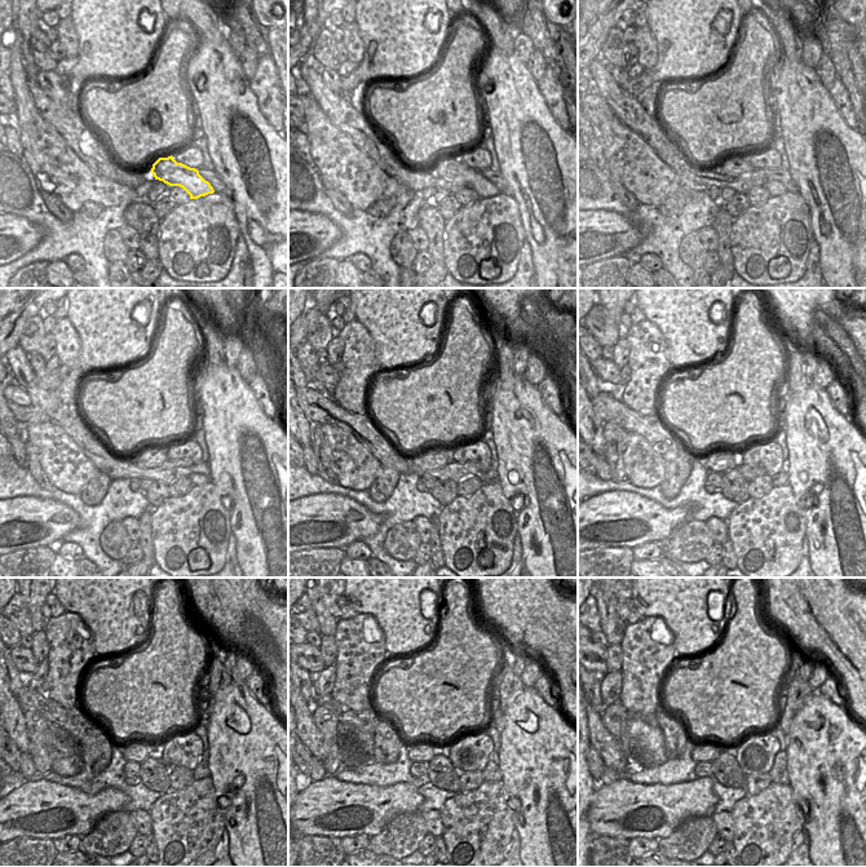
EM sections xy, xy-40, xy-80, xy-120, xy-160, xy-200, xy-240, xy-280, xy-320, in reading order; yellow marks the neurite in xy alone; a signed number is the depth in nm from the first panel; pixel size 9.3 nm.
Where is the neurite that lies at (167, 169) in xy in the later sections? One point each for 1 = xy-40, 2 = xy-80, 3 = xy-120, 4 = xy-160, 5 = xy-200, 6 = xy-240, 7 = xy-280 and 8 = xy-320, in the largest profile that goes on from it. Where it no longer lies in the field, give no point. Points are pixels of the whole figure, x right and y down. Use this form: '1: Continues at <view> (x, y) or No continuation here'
1: Continues at xy-40 (450, 167)
2: Continues at xy-80 (734, 166)
3: Continues at xy-120 (150, 456)
4: Continues at xy-160 (432, 458)
5: Continues at xy-200 (719, 461)
6: Continues at xy-240 (135, 751)
7: Continues at xy-280 (419, 752)
8: Continues at xy-320 (703, 752)

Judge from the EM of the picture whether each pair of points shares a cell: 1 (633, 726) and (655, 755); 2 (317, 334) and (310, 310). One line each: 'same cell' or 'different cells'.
1: same cell
2: same cell

